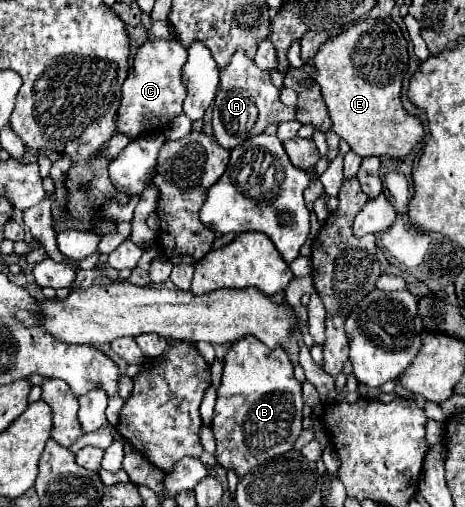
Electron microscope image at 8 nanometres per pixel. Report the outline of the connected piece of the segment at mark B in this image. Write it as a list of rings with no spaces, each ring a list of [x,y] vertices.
[[[245,337],[231,345],[229,353],[225,355],[225,369],[223,379],[217,389],[217,405],[213,415],[213,435],[217,441],[215,459],[219,465],[227,469],[235,469],[239,477],[247,475],[257,463],[263,463],[273,457],[281,457],[293,449],[295,439],[301,435],[301,383],[293,377],[293,365],[285,353],[285,349],[269,349],[257,337]]]

